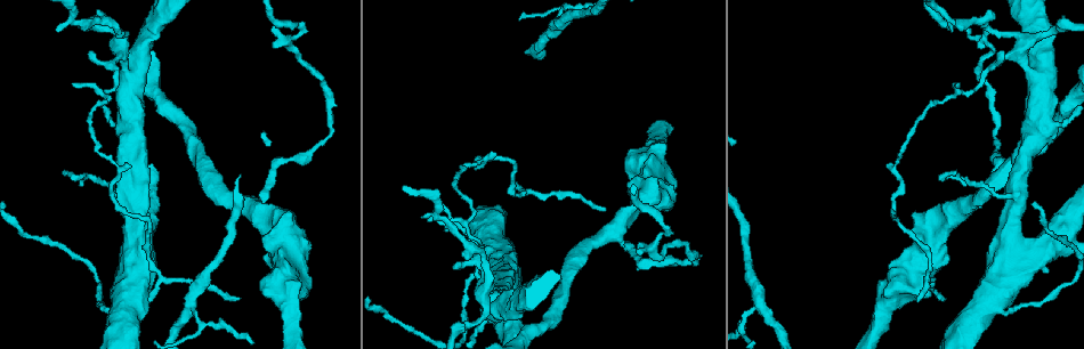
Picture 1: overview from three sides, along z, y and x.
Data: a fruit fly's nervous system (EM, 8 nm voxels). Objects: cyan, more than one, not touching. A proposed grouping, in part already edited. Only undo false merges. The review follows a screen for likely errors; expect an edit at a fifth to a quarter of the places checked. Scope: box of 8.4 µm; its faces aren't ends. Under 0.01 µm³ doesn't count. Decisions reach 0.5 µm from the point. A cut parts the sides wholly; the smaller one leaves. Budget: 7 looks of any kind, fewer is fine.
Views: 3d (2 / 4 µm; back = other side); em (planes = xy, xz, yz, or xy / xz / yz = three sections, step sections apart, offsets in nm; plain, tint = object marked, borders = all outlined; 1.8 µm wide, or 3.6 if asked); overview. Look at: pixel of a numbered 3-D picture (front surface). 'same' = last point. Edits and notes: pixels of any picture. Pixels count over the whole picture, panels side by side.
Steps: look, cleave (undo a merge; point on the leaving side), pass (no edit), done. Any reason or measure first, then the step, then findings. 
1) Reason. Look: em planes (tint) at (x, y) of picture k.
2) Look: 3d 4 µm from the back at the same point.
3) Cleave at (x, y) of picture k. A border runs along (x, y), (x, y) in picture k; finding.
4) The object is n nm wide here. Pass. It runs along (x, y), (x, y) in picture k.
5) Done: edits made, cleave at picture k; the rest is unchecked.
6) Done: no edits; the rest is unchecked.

Calibre changes. Look: em 3.6 µm planes (tint) at (1011, 246) of picture 1.

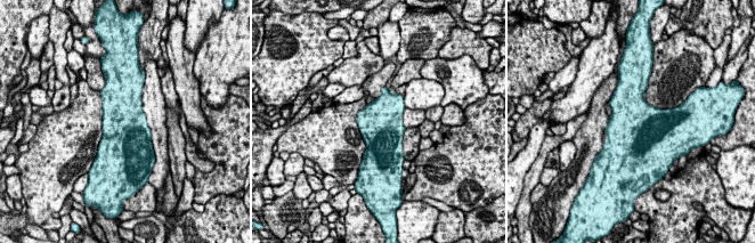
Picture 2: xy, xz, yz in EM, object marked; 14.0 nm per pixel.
The object is 600 nm wide here. Pass. All the same cell.

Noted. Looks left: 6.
Look: em planes (tint) at (192, 306) of picture 1.

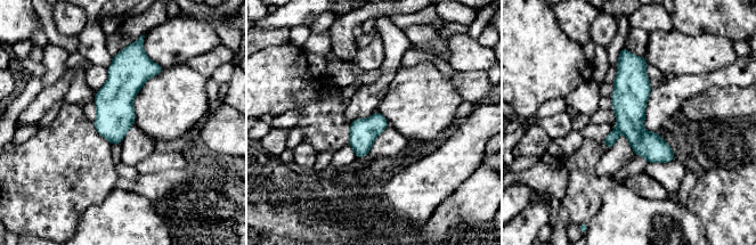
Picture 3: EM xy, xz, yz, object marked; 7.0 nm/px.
The object is 190 nm wide here. Cleave at (610, 139) of picture 3. A border runs along (616, 128), (619, 131) in picture 3; two cells meet here.

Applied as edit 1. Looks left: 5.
Four-way junction. Look: em planes (tint) at (485, 283) of picture 1.

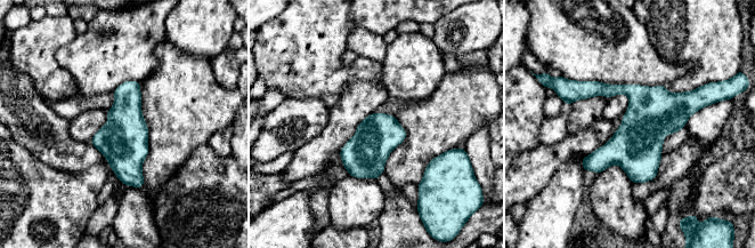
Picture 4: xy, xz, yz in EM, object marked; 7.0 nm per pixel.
Pass. It runs along (696, 103), (585, 166) in picture 4; all the same cell.

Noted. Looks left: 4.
Done: edits made, cleave at picture 3; the rest is unchecked.

